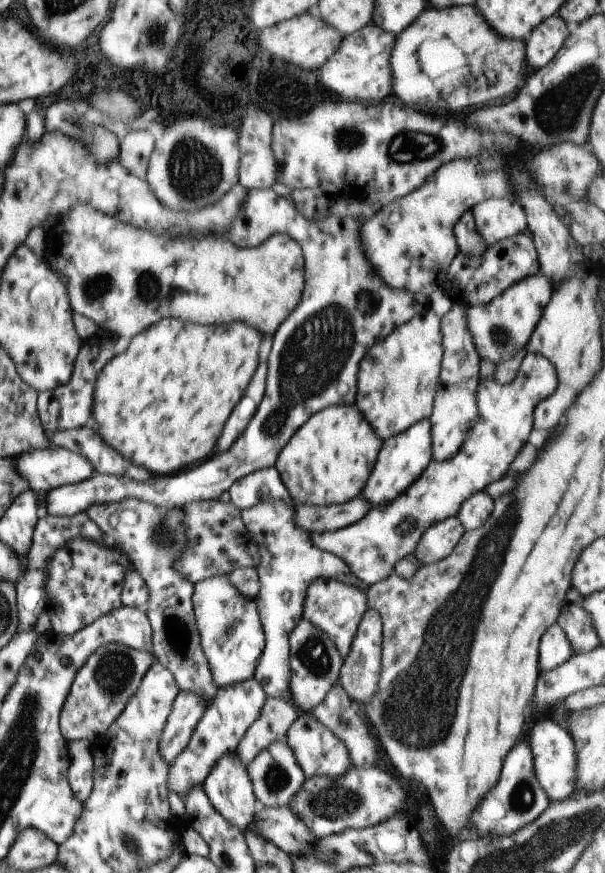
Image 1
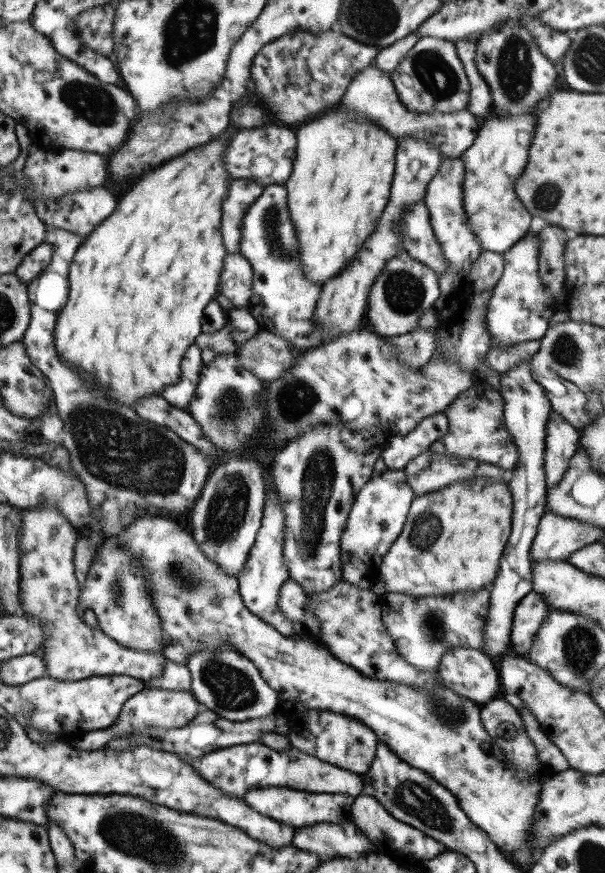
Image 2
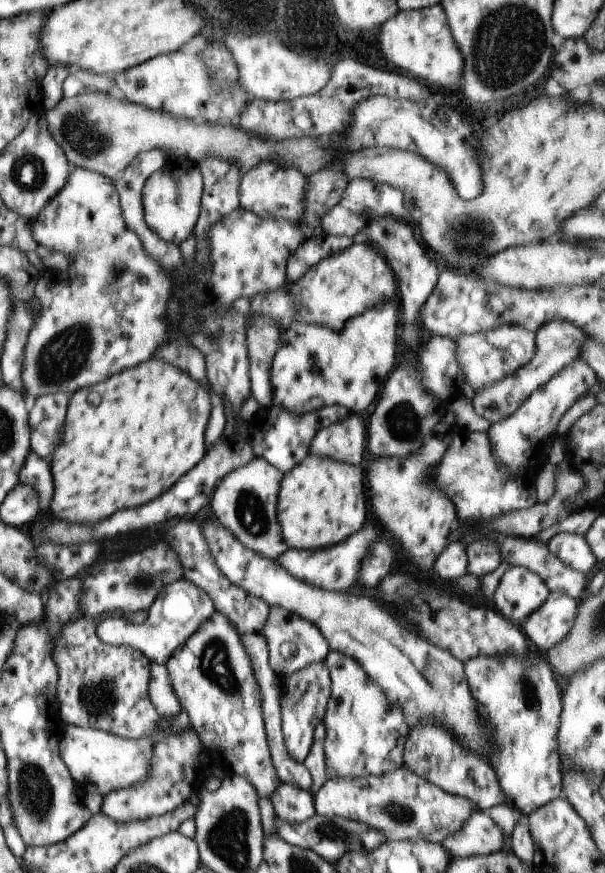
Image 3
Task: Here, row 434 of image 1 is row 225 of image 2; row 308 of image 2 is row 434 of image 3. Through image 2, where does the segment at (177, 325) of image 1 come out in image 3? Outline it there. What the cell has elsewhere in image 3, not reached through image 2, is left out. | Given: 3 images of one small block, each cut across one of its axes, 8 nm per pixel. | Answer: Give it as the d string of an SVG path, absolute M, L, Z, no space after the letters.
M152 357L136 368L113 374L104 382L77 390L67 406L62 440L49 462L54 479L50 515L58 521L96 524L122 508L138 508L162 496L205 457L206 427L211 413L209 391L186 372Z

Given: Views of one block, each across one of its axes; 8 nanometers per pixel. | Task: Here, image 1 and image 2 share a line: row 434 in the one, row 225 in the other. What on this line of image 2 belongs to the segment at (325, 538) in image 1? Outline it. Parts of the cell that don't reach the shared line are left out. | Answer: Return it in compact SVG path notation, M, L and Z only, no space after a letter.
M491 114L483 120L472 146L459 156L465 170L462 183L463 207L468 225L483 250L503 254L530 231L532 216L516 196L514 183L528 160L534 122L536 116L532 114L514 118Z

